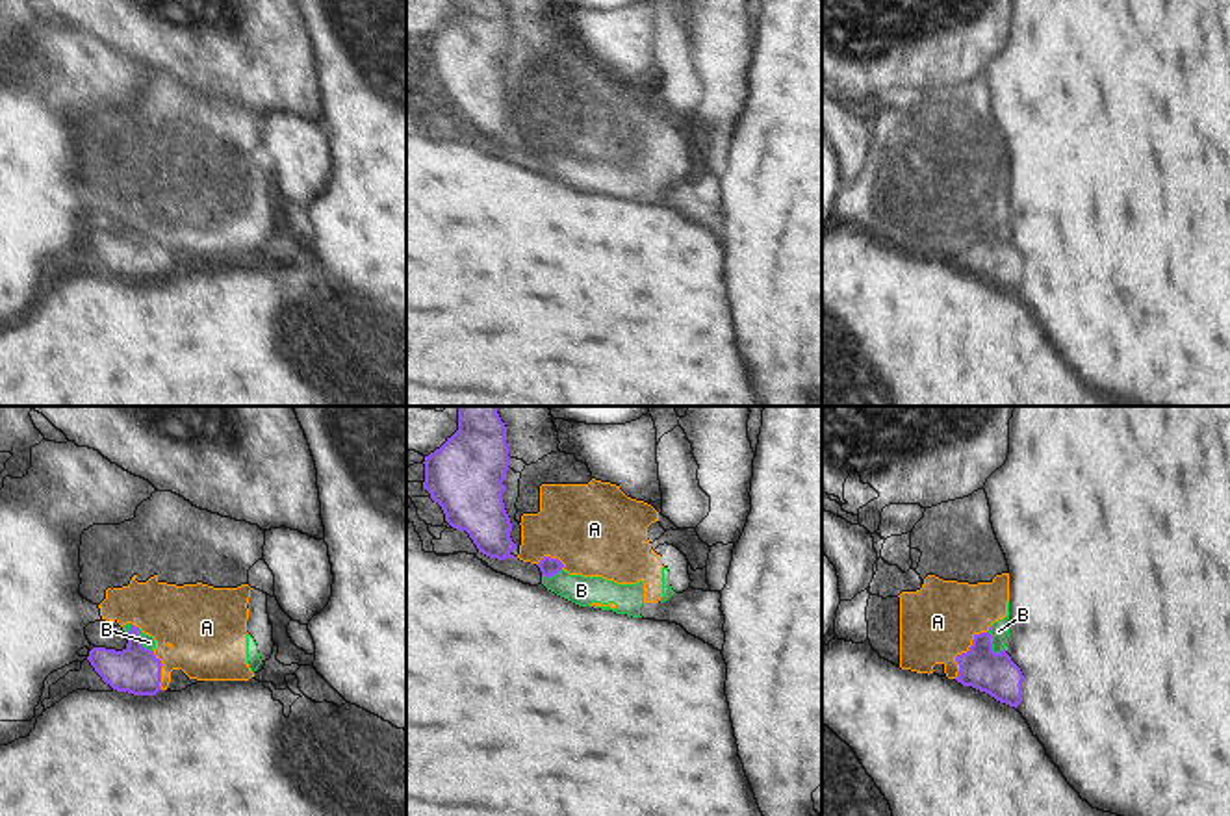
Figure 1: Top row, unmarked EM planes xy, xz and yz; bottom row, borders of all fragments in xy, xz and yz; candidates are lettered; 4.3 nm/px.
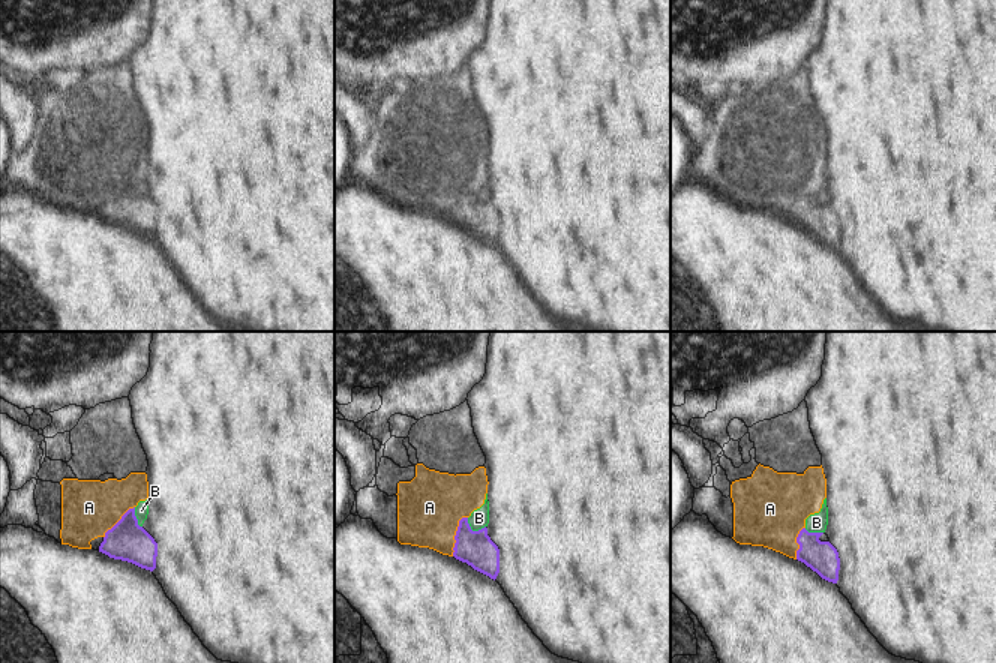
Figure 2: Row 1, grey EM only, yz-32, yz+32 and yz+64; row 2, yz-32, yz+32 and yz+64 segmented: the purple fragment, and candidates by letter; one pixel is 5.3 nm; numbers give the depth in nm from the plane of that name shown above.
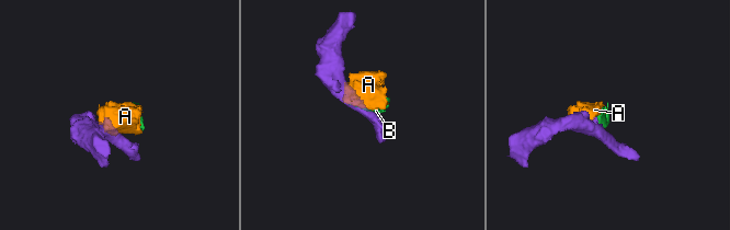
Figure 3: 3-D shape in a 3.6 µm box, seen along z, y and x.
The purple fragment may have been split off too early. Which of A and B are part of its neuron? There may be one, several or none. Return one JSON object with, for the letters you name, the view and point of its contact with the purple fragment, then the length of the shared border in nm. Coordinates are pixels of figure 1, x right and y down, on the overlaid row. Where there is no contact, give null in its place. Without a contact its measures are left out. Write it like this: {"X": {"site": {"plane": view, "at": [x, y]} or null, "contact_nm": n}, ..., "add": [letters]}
{"add": []}

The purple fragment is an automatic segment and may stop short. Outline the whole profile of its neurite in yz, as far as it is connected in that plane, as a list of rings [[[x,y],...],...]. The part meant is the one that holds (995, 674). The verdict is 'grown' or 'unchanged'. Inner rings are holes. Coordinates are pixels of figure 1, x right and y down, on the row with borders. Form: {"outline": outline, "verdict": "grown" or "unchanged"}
{"outline": [[[989,631],[974,634],[968,651],[957,655],[955,662],[959,664],[955,681],[963,686],[972,686],[1015,708],[1022,701],[1024,675],[1006,649],[993,651]]], "verdict": "unchanged"}

